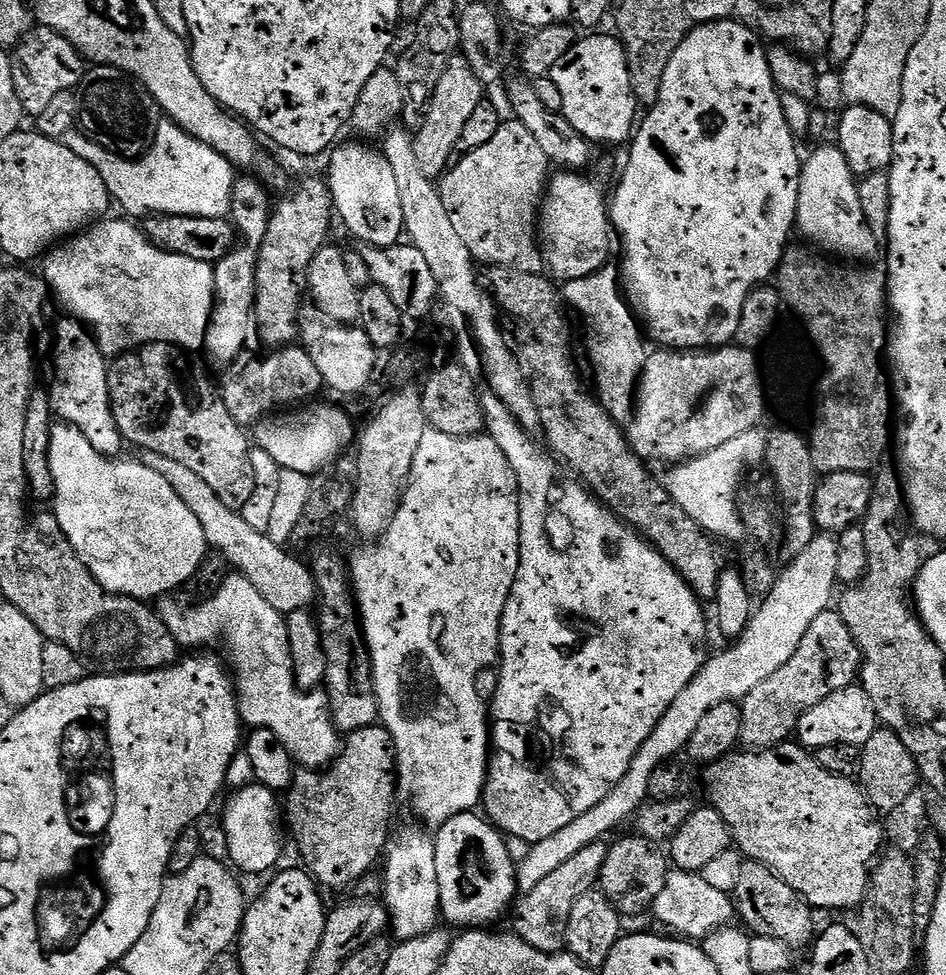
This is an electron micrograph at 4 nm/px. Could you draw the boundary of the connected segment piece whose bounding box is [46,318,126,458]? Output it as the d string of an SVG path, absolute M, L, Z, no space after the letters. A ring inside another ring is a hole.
M64 318L56 324L56 341L52 344L52 368L56 371L56 381L46 388L52 403L52 415L57 421L77 428L98 450L98 454L116 458L126 448L126 441L121 436L114 422L112 403L108 386L109 361L96 345L96 339L85 325L75 318Z

